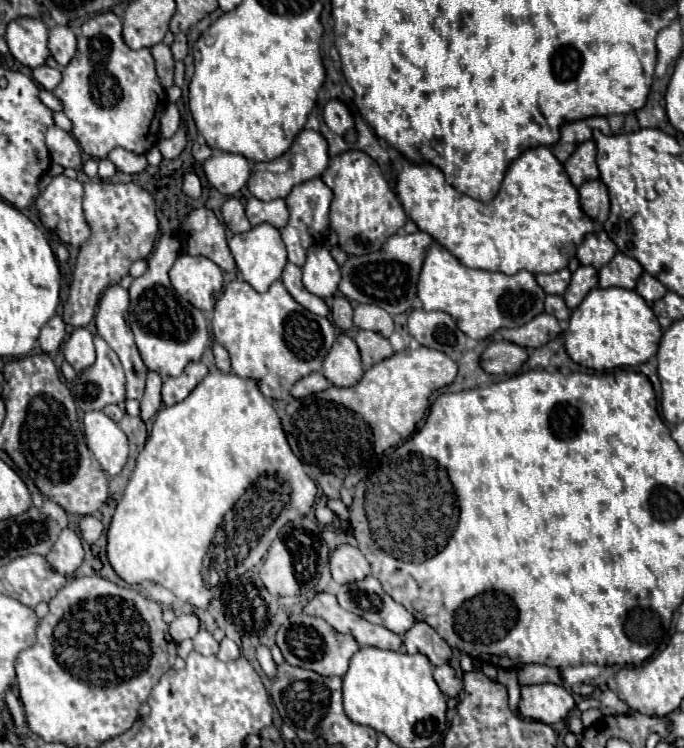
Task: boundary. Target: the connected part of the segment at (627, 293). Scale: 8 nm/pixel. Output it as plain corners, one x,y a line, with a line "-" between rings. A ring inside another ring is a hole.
594,288
572,312
564,344
570,358
592,370
612,370
618,366
638,366
656,354
662,328
652,308
636,290

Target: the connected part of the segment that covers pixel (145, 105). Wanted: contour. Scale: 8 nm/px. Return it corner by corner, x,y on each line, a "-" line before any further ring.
102,12
82,24
76,56
62,72
62,82
52,90
72,122
72,136
92,158
106,158
110,150
124,148
146,154
156,146
160,114
166,92
156,76
150,48
130,50
122,38
122,18

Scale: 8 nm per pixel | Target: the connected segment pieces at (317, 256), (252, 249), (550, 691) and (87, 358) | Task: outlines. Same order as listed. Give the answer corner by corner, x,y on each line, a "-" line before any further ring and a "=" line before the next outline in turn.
322,244
310,246
302,272
304,272
302,282
306,290
320,298
332,296
338,290
338,284
342,278
340,266
330,256
330,250
324,248
=
260,224
260,226
254,226
252,230
244,232
244,234
234,234
228,242
230,250
232,250
232,256
236,260
236,266
242,274
242,278
258,292
266,292
270,288
272,282
280,280
280,274
286,266
286,246
282,242
282,236
280,232
270,226
270,224
=
530,684
522,686
518,712
544,724
556,724
574,708
572,694
558,684
=
76,328
72,332
68,342
64,344
64,358
76,372
82,372
94,364
96,354
92,344
92,334
86,328

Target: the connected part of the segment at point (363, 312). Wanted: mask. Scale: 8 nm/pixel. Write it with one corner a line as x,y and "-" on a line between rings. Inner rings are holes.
358,304
354,308
354,324
362,330
374,330
388,338
394,332
392,316
374,304

